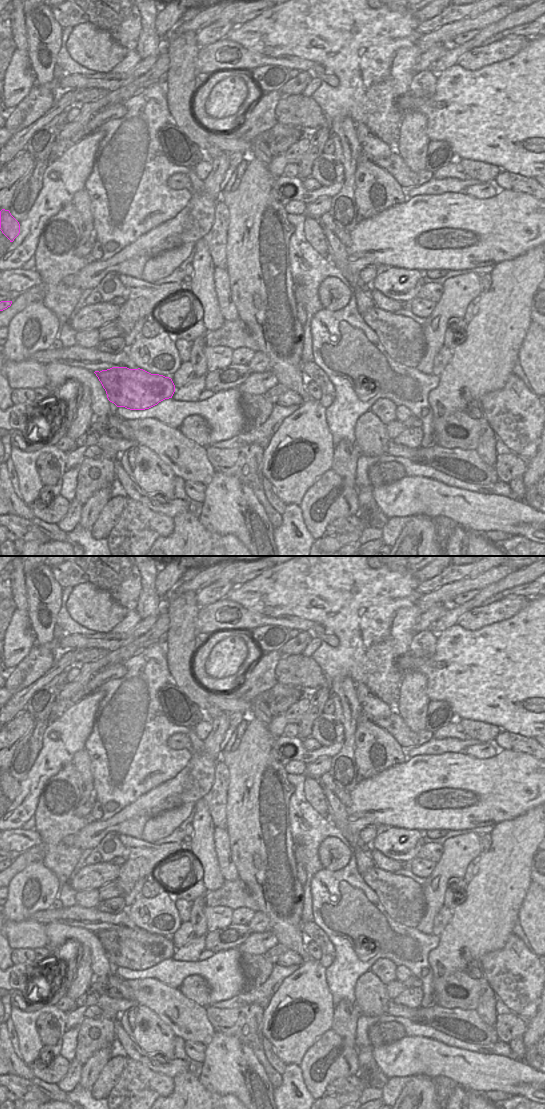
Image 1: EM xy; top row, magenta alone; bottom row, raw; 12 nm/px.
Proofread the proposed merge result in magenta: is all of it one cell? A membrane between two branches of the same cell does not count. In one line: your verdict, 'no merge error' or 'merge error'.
merge error

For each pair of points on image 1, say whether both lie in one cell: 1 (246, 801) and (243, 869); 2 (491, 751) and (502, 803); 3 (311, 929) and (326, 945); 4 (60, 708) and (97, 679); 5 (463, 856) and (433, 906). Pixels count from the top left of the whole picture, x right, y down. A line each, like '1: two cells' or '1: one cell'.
1: one cell
2: two cells
3: one cell
4: one cell
5: one cell

